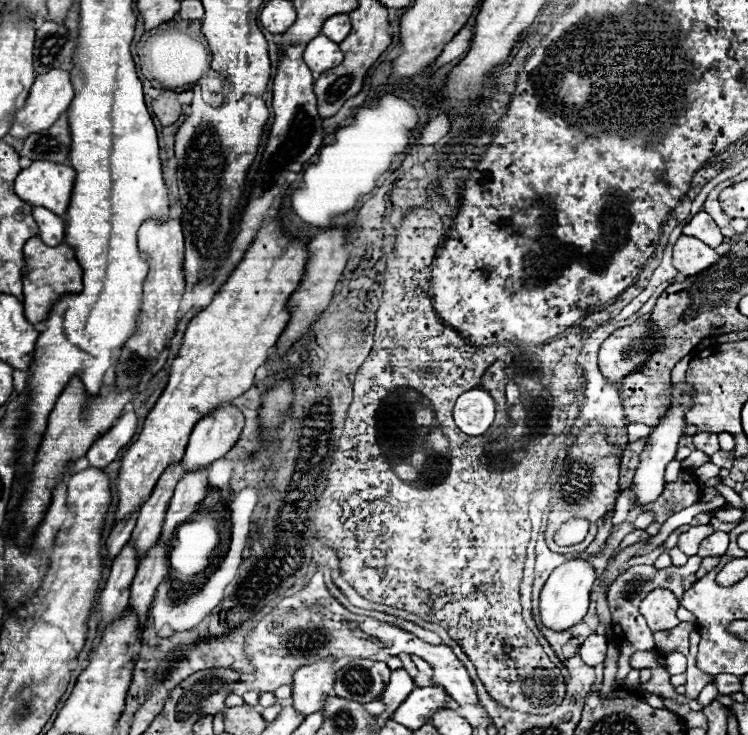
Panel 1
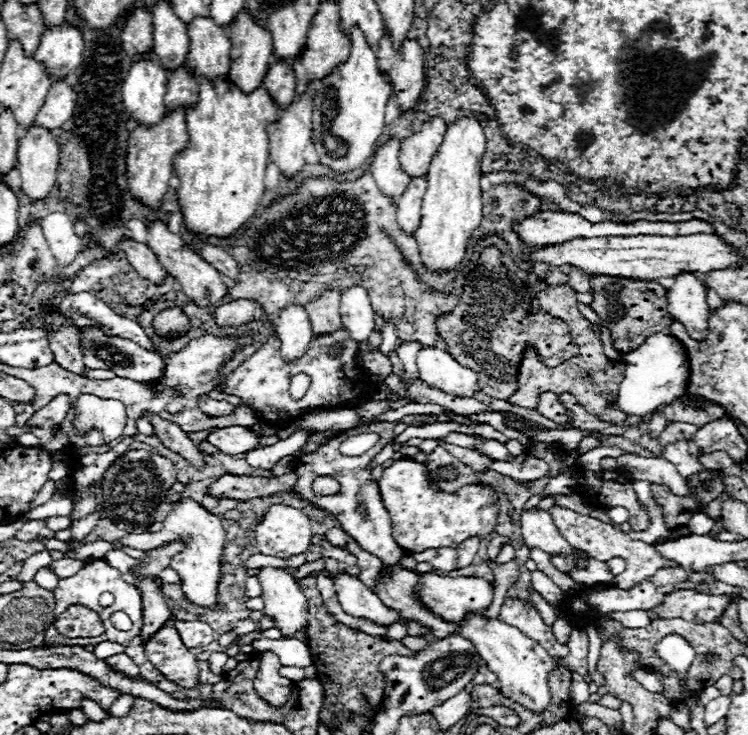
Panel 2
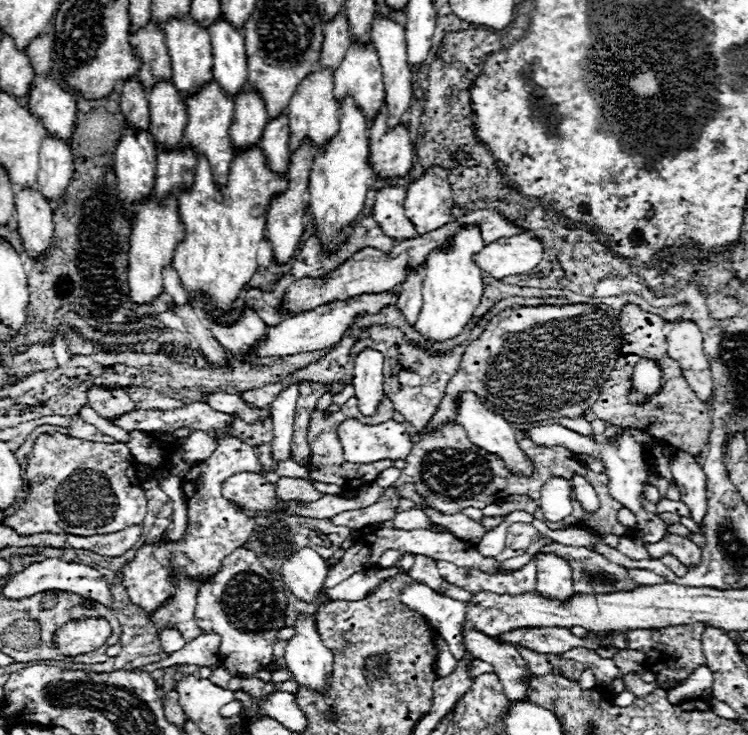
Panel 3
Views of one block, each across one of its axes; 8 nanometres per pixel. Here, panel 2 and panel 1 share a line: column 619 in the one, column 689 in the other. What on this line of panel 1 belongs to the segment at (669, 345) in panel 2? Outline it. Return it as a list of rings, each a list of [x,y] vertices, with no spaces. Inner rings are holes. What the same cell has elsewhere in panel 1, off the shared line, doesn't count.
[[[670,386],[670,394],[672,394],[672,402],[668,406],[668,412],[662,416],[662,422],[654,428],[654,432],[650,434],[644,452],[640,454],[640,468],[634,476],[634,488],[636,488],[636,502],[638,504],[646,504],[646,502],[654,502],[662,490],[664,490],[664,470],[668,466],[668,462],[674,460],[676,450],[678,450],[678,440],[682,438],[682,430],[684,430],[684,414],[686,410],[690,410],[692,402],[690,402],[690,386]]]

